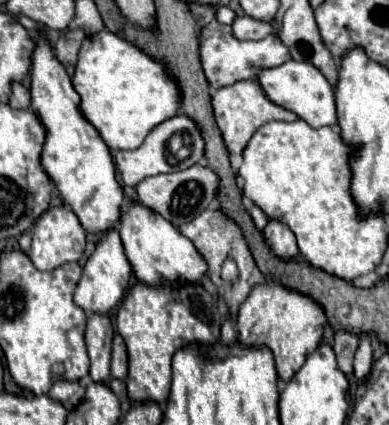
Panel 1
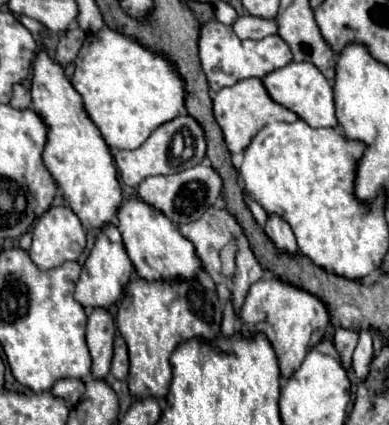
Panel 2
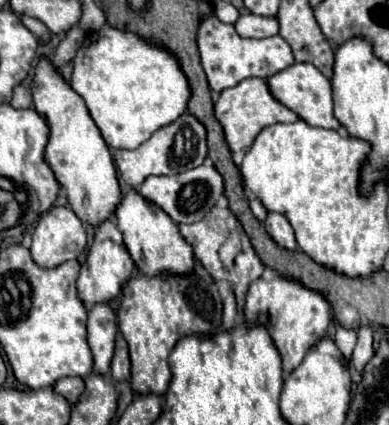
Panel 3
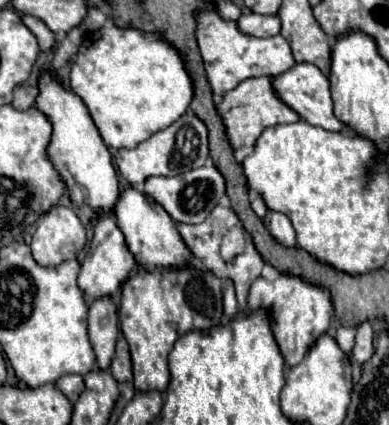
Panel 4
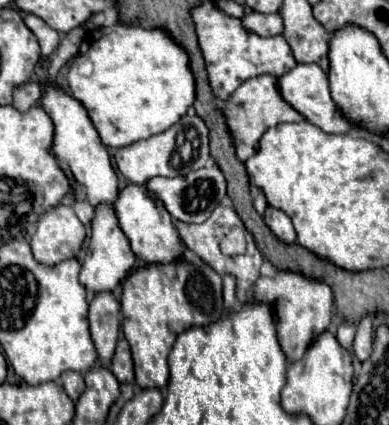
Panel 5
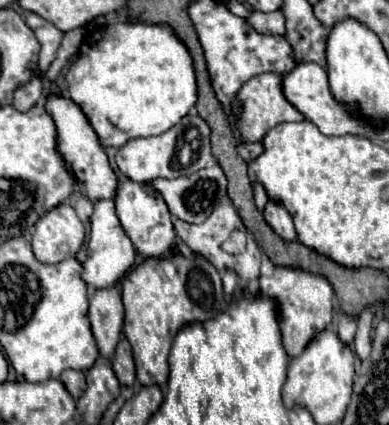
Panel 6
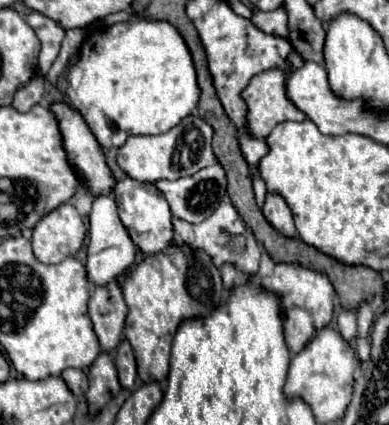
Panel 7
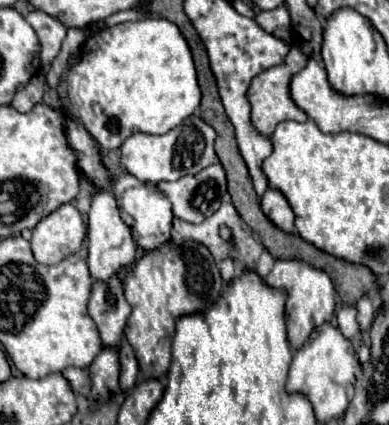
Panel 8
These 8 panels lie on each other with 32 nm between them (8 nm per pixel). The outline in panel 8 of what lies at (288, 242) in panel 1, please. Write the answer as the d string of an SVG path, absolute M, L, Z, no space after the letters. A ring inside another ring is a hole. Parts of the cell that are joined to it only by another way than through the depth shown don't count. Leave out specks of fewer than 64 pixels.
M268 188L262 196L264 214L284 232L294 232L294 212L280 190Z

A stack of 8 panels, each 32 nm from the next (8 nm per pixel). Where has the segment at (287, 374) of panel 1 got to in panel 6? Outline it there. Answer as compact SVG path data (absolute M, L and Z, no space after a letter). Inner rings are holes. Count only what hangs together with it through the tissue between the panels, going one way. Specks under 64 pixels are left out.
M276 266L276 272L270 278L260 278L260 294L262 296L270 296L278 302L280 308L280 330L282 330L282 342L284 348L290 356L298 356L308 340L312 340L312 336L316 336L316 332L324 330L330 320L332 320L332 308L334 308L334 290L330 286L330 282L320 276L320 274L312 274L306 272L302 268L292 268L292 266Z

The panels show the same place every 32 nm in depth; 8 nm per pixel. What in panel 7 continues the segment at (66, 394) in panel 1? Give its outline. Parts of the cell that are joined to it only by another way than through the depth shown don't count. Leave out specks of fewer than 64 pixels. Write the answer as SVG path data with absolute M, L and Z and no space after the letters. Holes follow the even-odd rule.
M66 368L62 372L62 378L66 380L68 388L72 390L74 396L84 396L88 392L88 376L84 370L78 368Z

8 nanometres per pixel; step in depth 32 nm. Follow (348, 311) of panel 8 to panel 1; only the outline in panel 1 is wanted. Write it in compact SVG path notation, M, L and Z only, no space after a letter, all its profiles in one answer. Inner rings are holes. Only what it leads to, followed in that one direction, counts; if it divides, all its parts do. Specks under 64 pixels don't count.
M338 330L334 336L334 352L340 364L340 370L344 374L352 374L352 360L354 360L354 352L356 352L356 344L358 344L358 334L354 332L346 332L346 330Z

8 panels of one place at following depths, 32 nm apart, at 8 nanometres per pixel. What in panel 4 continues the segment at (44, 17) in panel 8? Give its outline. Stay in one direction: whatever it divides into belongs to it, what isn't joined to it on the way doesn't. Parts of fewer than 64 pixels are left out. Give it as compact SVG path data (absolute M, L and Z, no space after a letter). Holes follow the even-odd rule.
M22 16L22 20L32 30L32 34L38 38L38 44L40 44L42 52L48 52L48 50L54 48L56 34L40 18L36 18L36 16Z

